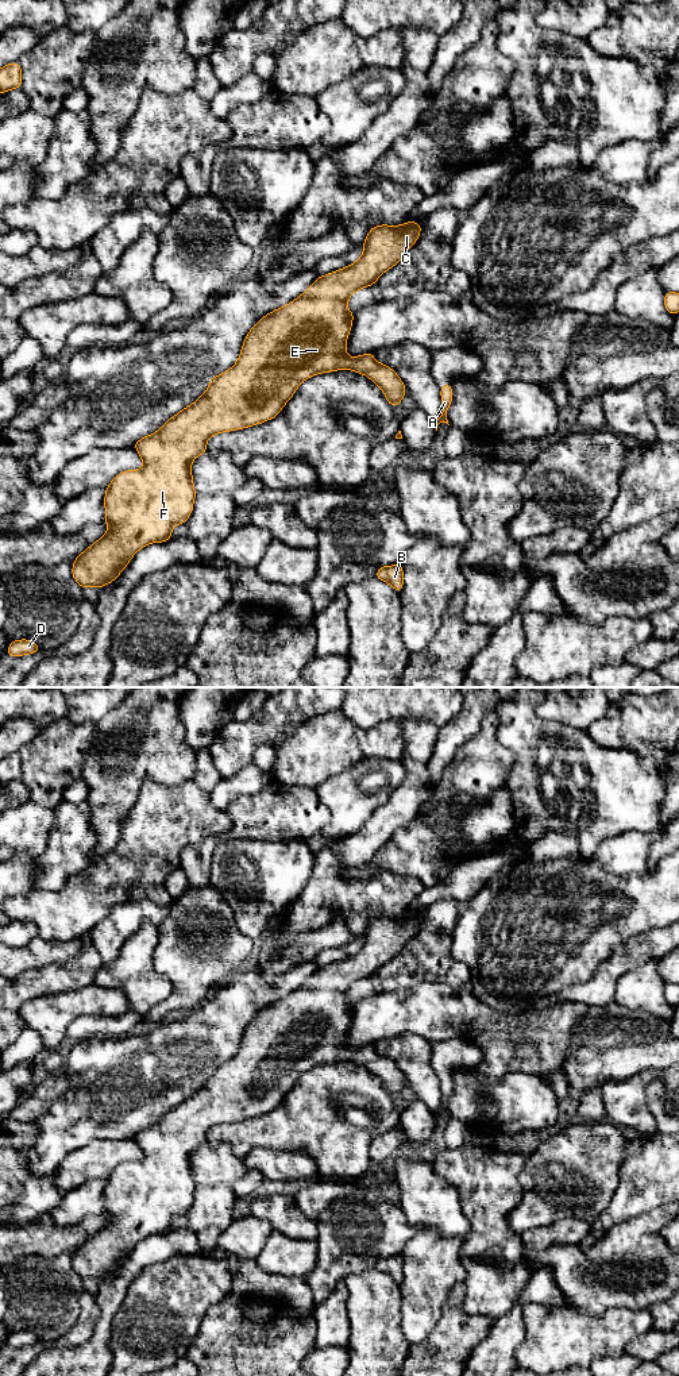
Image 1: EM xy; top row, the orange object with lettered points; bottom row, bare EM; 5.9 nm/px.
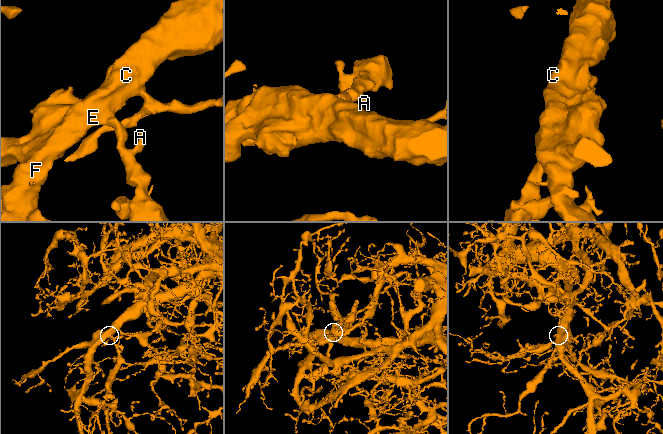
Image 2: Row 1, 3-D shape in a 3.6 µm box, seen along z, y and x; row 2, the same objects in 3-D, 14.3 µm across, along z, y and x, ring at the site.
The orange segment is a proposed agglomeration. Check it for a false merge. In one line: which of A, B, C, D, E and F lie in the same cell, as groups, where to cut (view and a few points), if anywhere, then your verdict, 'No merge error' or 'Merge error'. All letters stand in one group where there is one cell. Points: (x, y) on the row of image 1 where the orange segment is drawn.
Groups: A B C D E F. No split. No merge error

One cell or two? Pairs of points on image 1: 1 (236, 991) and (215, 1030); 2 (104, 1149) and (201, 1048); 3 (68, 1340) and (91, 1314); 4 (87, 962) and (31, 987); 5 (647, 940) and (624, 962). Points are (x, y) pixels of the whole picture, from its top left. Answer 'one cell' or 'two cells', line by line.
1: one cell
2: two cells
3: one cell
4: one cell
5: one cell

